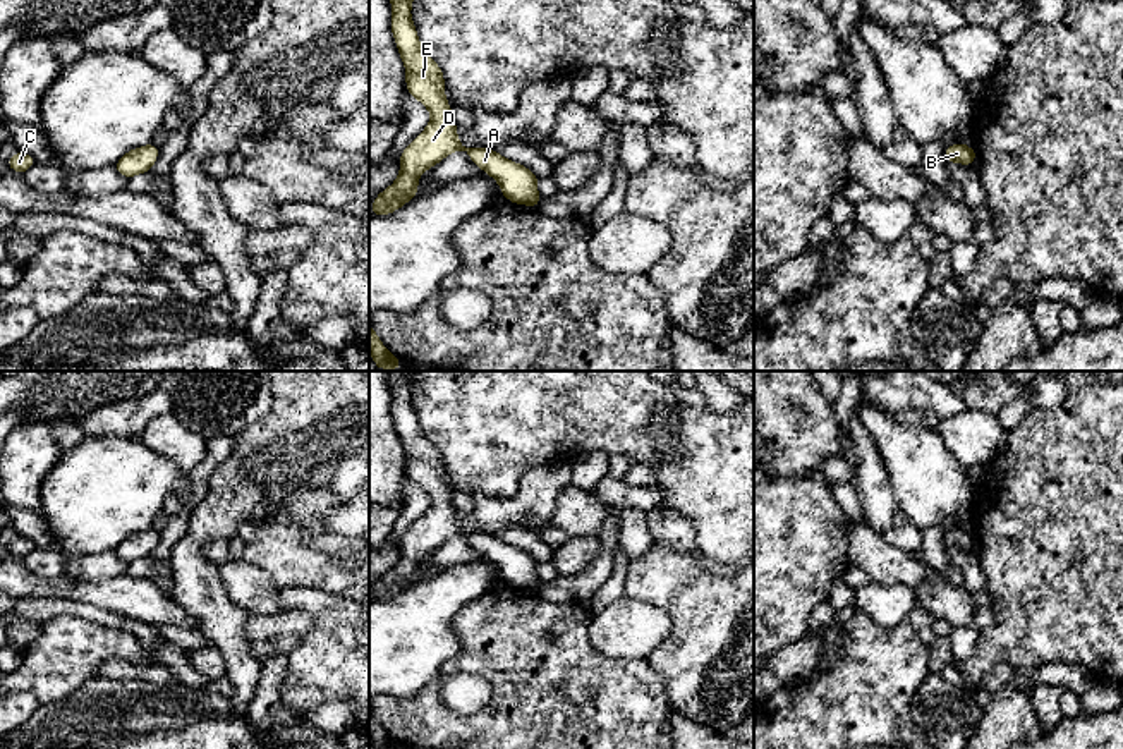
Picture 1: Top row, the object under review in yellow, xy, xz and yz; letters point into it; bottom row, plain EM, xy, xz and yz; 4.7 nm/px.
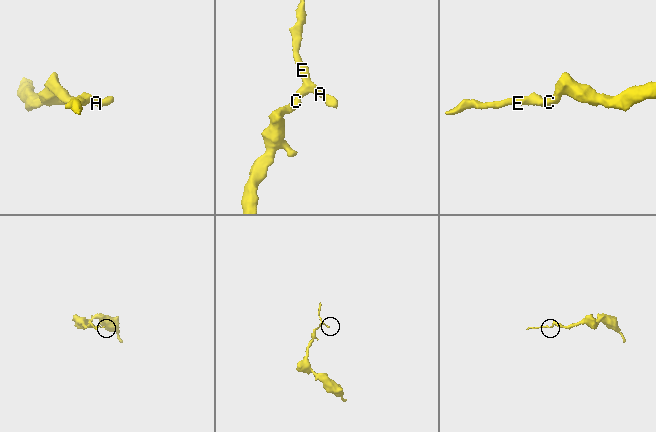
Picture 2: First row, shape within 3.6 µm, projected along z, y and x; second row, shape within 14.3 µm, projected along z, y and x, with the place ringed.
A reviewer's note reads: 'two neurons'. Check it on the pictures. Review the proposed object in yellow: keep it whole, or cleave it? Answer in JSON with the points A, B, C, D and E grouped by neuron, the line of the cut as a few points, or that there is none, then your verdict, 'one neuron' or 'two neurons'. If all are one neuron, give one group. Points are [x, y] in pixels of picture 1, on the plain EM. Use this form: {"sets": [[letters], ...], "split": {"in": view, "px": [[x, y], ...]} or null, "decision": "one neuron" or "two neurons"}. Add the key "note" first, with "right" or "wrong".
{"note": "wrong", "sets": [["A", "B", "C", "D", "E"]], "split": null, "decision": "one neuron"}

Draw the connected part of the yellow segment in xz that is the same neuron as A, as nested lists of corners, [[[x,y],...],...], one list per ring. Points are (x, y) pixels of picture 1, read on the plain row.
[[[388,371],[388,380],[392,387],[390,412],[407,457],[407,478],[431,496],[431,507],[404,533],[400,558],[388,574],[376,581],[371,600],[385,601],[409,588],[419,577],[419,560],[453,536],[465,536],[476,551],[491,560],[500,569],[505,584],[537,593],[541,589],[539,563],[529,553],[503,543],[496,534],[465,533],[458,526],[452,491],[445,484],[443,457],[424,438],[410,404],[416,371]]]

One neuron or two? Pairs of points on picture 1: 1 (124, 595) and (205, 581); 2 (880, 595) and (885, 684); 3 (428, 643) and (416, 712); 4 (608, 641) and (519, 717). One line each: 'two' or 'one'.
1: two
2: two
3: two
4: two

